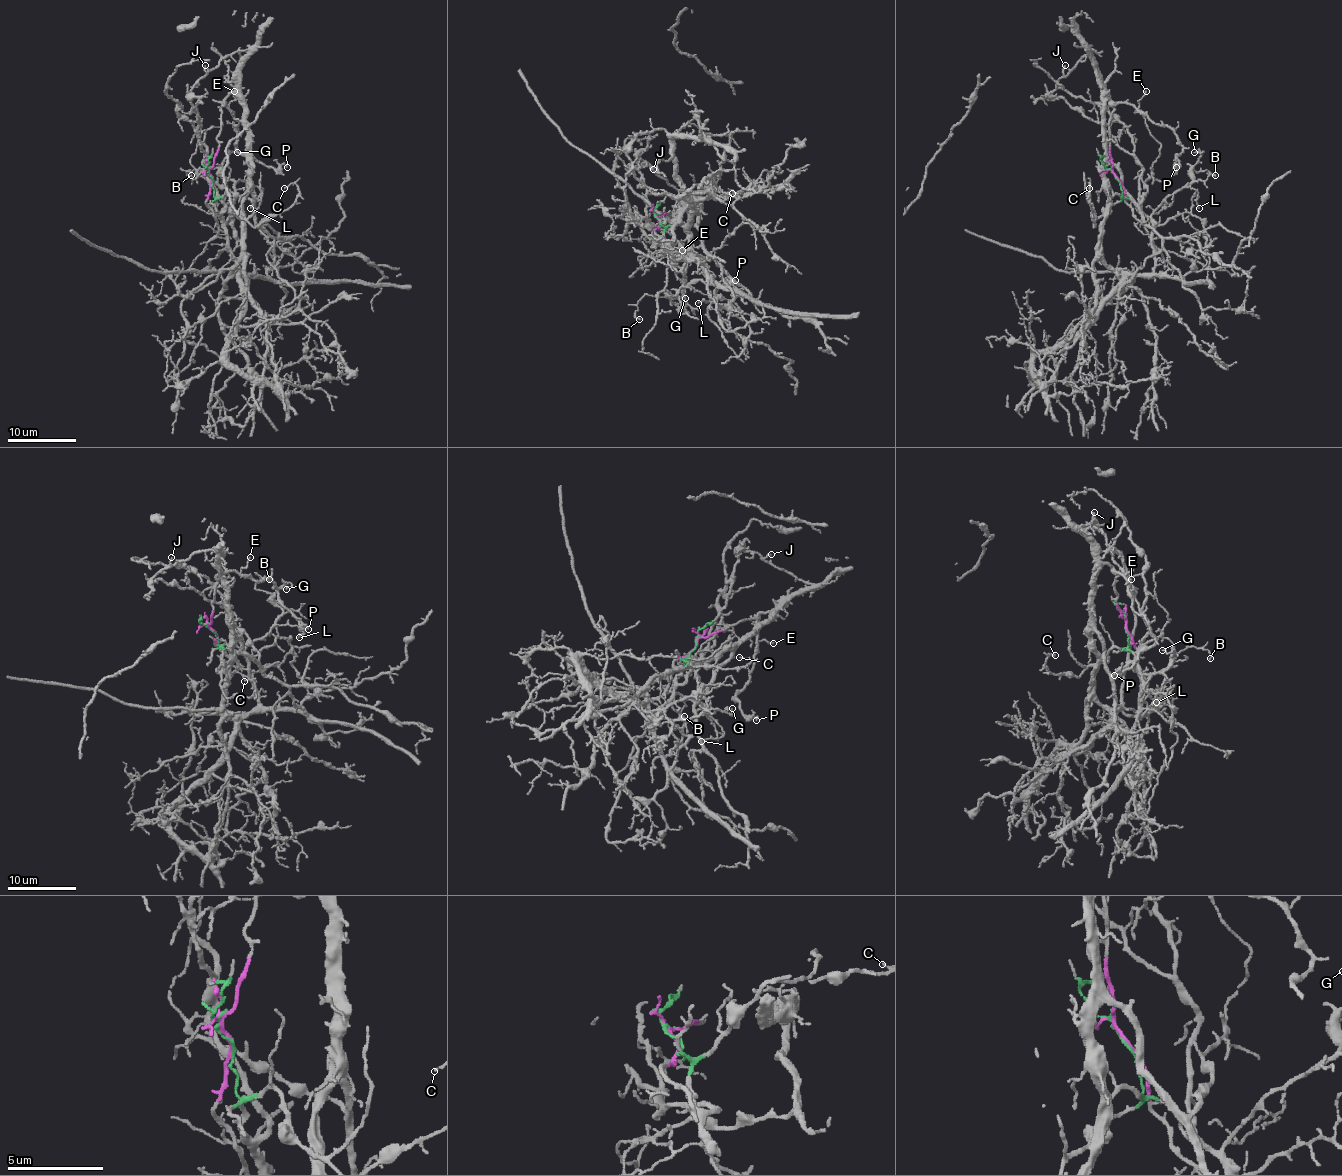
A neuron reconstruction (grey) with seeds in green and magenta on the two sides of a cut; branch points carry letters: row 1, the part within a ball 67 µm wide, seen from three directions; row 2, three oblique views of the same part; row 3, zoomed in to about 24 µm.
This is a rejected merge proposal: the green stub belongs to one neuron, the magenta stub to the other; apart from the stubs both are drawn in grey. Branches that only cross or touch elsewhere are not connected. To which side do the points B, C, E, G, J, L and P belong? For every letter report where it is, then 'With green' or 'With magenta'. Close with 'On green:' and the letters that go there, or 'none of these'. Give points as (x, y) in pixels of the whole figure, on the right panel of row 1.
B: Place: (1215, 175). With green
C: Place: (1089, 188). With green
E: Place: (1146, 91). With magenta
G: Place: (1194, 152). With green
J: Place: (1065, 65). With magenta
L: Place: (1199, 208). With green
P: Place: (1176, 167). With magenta
On green: B, C, G, L

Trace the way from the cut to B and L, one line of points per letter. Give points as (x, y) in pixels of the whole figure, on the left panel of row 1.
B: (209, 176), (216, 210), (221, 215), (236, 198), (234, 183), (217, 167), (187, 171), (188, 176), (192, 174)
L: (209, 176), (212, 179), (216, 210), (221, 215), (236, 198), (238, 190), (258, 186), (263, 190), (250, 208)

